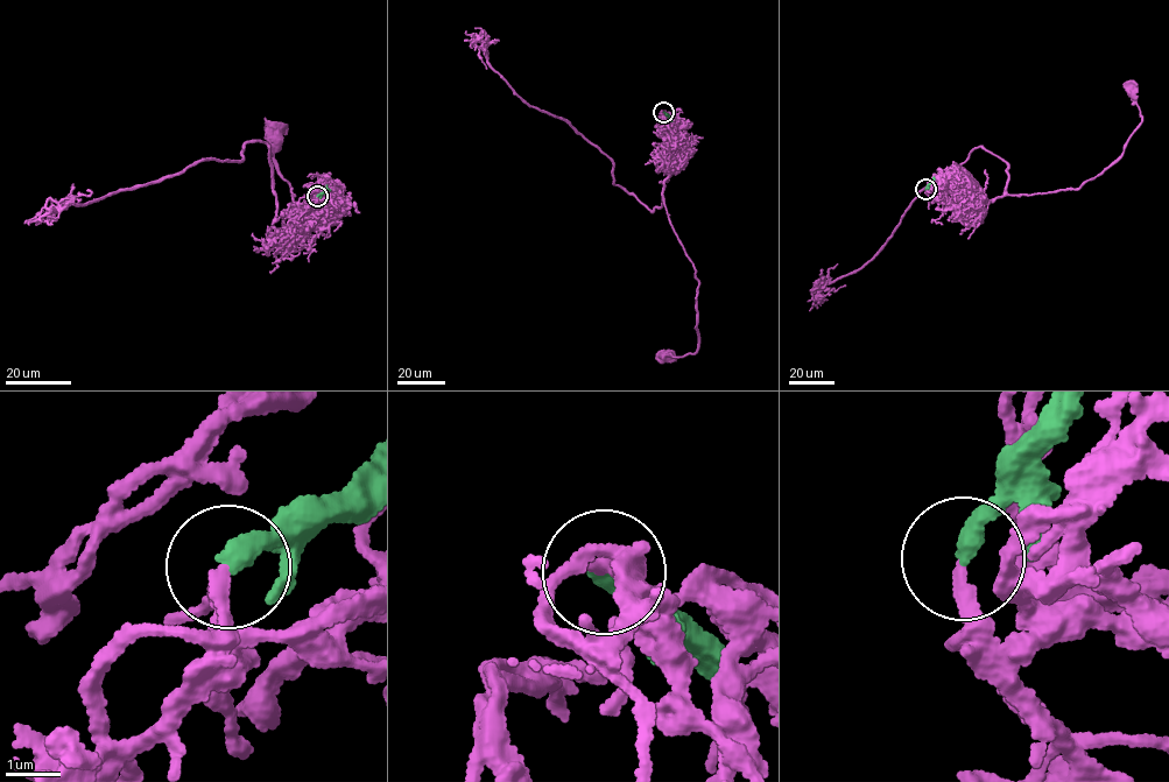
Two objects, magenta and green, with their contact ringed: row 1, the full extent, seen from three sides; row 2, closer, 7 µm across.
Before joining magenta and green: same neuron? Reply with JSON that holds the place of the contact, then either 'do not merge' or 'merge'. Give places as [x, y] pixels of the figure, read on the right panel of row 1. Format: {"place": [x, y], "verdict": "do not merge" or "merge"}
{"place": [925, 189], "verdict": "merge"}

